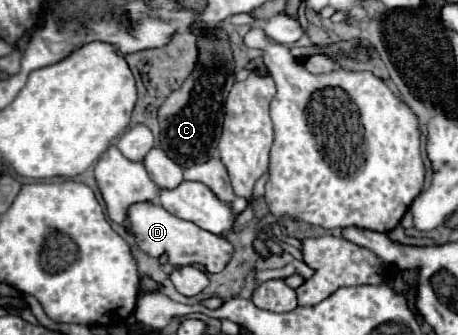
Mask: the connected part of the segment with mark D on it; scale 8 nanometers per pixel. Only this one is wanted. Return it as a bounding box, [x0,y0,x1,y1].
[127,202,233,274]

